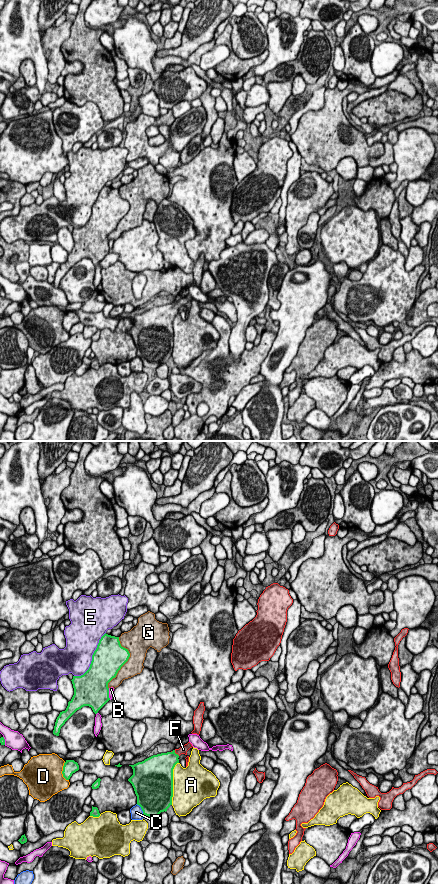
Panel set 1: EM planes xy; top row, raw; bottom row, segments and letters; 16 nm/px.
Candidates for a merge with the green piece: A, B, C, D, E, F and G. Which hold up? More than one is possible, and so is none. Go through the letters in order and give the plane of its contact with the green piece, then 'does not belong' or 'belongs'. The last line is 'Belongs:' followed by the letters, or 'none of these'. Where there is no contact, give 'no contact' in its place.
A: meets green in xy; does not belong
B: meets green in xy; does not belong
C: meets green in xy; does not belong
D: meets green in xy; does not belong
E: meets green in xy; does not belong
F: meets green in xy; belongs
G: meets green in xy; does not belong
Belongs: F

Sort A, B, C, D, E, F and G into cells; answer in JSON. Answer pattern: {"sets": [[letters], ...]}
{"sets": [["A", "E"], ["B"], ["C"], ["D"], ["F"], ["G"]]}

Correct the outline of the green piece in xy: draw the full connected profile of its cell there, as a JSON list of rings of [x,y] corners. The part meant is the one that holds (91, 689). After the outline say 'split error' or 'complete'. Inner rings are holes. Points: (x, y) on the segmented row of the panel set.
[[[104,634],[92,655],[89,669],[81,676],[73,676],[72,684],[74,695],[68,702],[65,711],[60,712],[56,719],[53,734],[59,736],[61,727],[79,709],[84,706],[92,708],[95,714],[110,700],[108,683],[116,677],[121,667],[128,661],[130,653],[128,649],[121,646],[119,637]]]; complete

